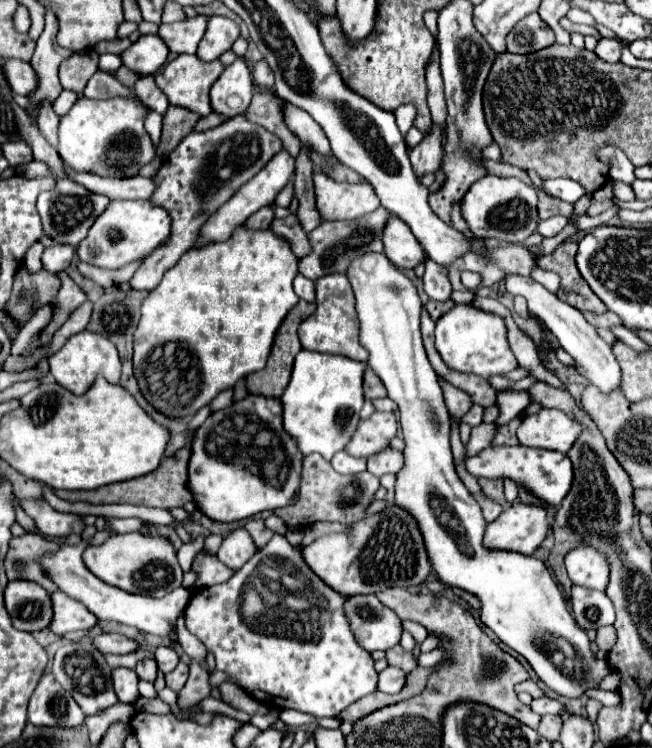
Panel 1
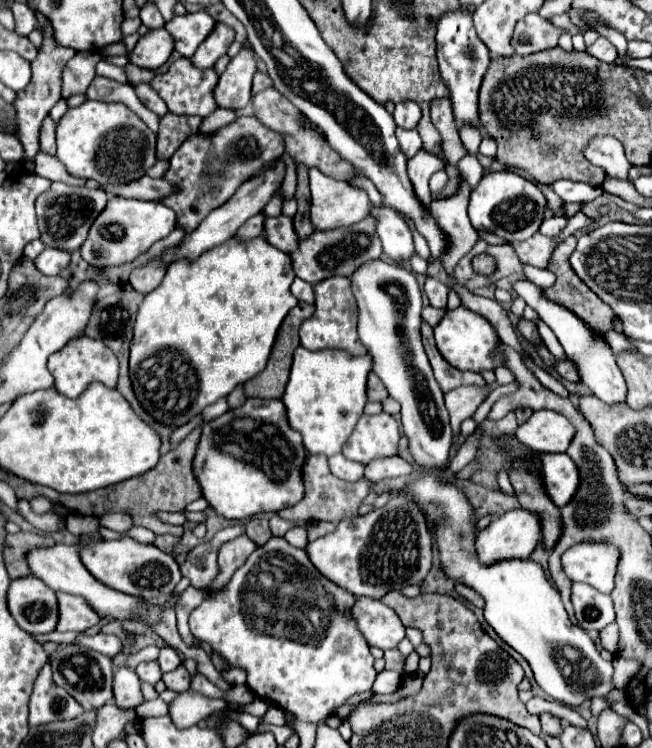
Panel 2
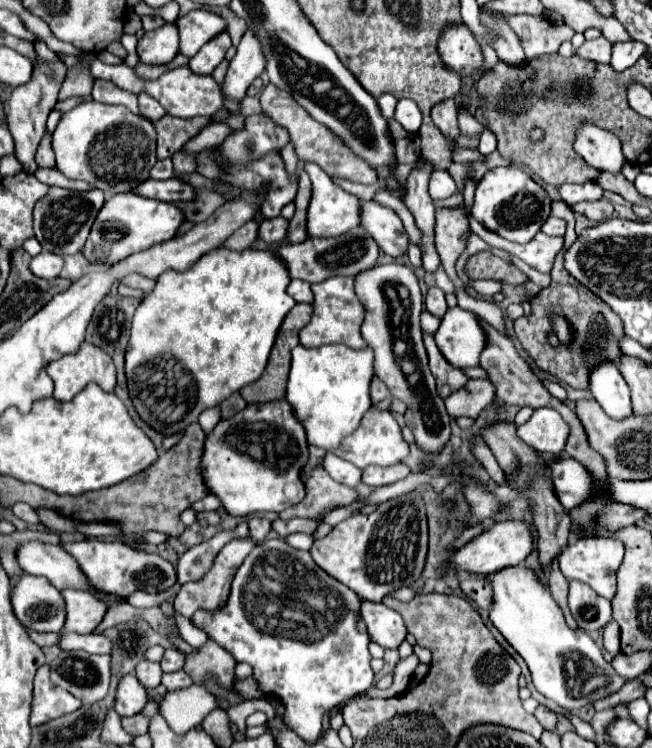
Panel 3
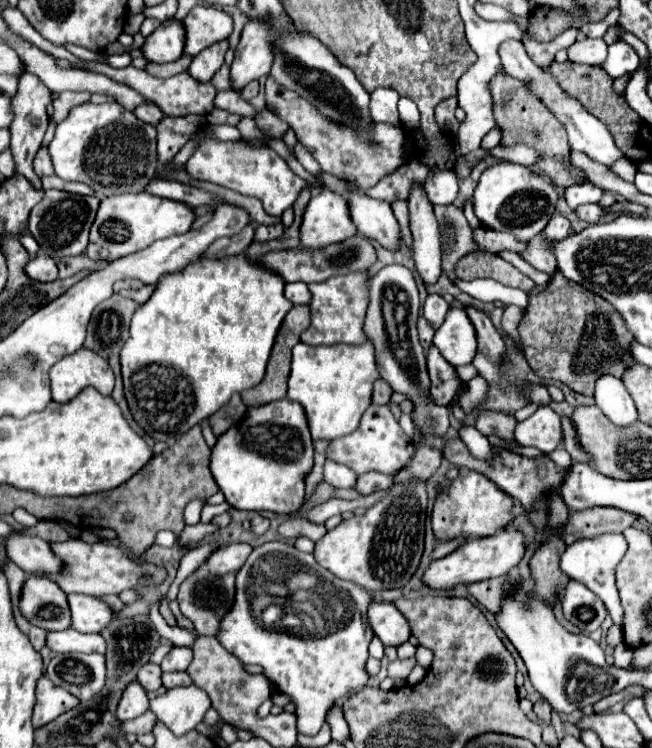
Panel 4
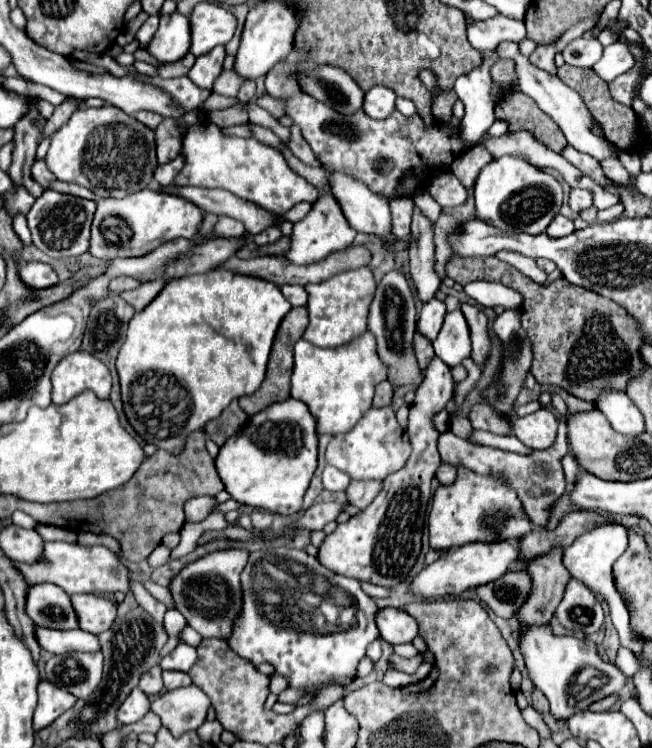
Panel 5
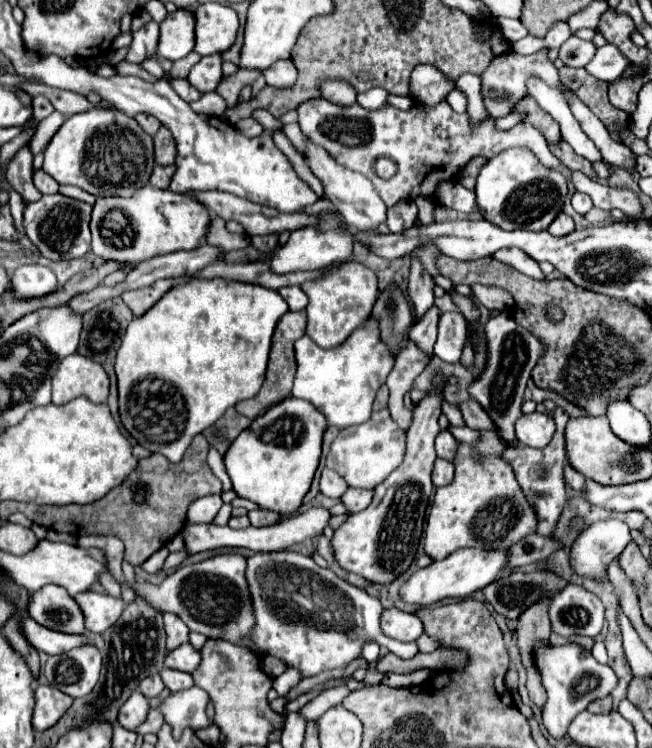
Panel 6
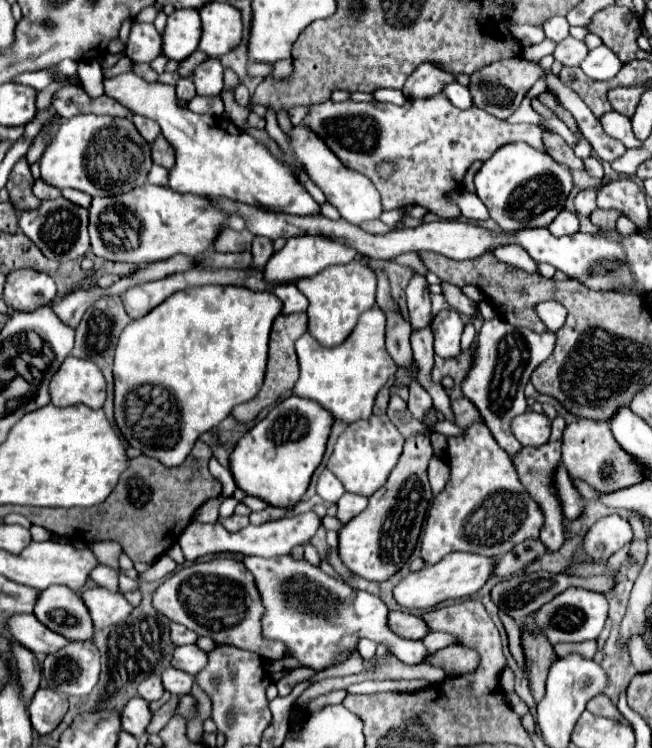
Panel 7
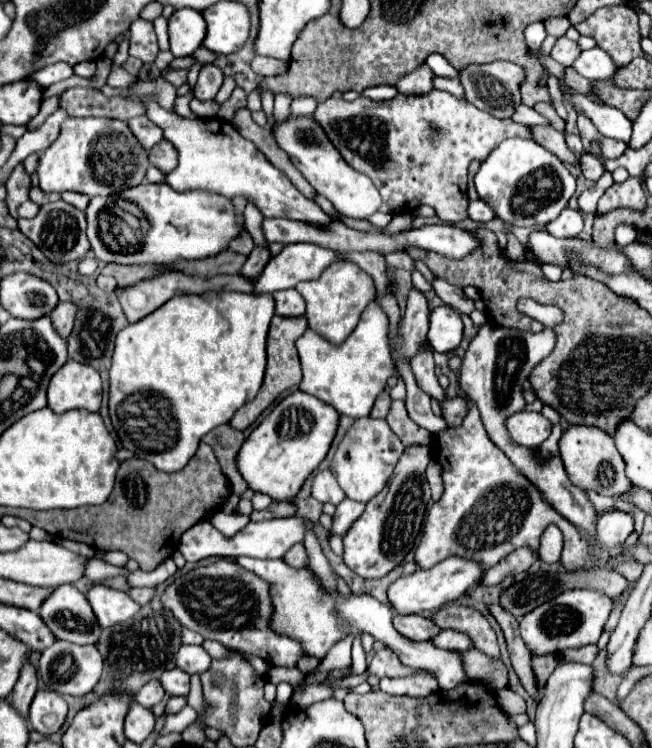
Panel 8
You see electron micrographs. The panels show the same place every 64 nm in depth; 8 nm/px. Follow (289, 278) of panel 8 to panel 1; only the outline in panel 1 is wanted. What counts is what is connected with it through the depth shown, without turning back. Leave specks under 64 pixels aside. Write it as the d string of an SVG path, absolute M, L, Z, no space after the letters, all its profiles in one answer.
M322 170L312 172L316 208L322 220L356 220L380 206L372 184L332 182Z

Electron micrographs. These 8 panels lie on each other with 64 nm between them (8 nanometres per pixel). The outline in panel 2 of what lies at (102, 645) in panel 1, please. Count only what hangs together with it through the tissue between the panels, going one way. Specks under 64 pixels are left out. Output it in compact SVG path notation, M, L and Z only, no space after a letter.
M96 634L96 636L78 636L74 640L76 646L84 646L84 648L92 648L94 652L106 654L106 656L116 656L122 650L122 642L118 636L112 634Z

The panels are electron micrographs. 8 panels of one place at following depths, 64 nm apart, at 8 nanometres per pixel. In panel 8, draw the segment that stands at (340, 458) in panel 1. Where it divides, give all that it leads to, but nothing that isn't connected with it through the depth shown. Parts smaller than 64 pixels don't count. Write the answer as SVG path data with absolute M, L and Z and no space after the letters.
M322 470L312 480L312 498L316 498L318 502L330 502L330 504L338 506L346 496L344 496L342 488L338 486L338 482L334 480L332 472Z

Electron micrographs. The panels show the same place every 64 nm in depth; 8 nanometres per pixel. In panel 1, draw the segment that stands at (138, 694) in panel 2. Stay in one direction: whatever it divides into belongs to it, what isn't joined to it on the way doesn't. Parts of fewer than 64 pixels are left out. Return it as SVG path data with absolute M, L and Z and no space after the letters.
M114 668L112 670L112 680L114 680L114 692L120 702L124 704L134 704L138 694L138 676L130 668Z

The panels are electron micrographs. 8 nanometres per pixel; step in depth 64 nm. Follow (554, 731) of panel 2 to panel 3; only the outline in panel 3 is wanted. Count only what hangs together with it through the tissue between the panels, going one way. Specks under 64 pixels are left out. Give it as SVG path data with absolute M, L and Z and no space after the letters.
M538 706L536 712L534 712L534 716L536 716L536 720L538 720L546 730L554 730L554 728L556 728L556 718L558 718L558 716L556 716L550 708Z

